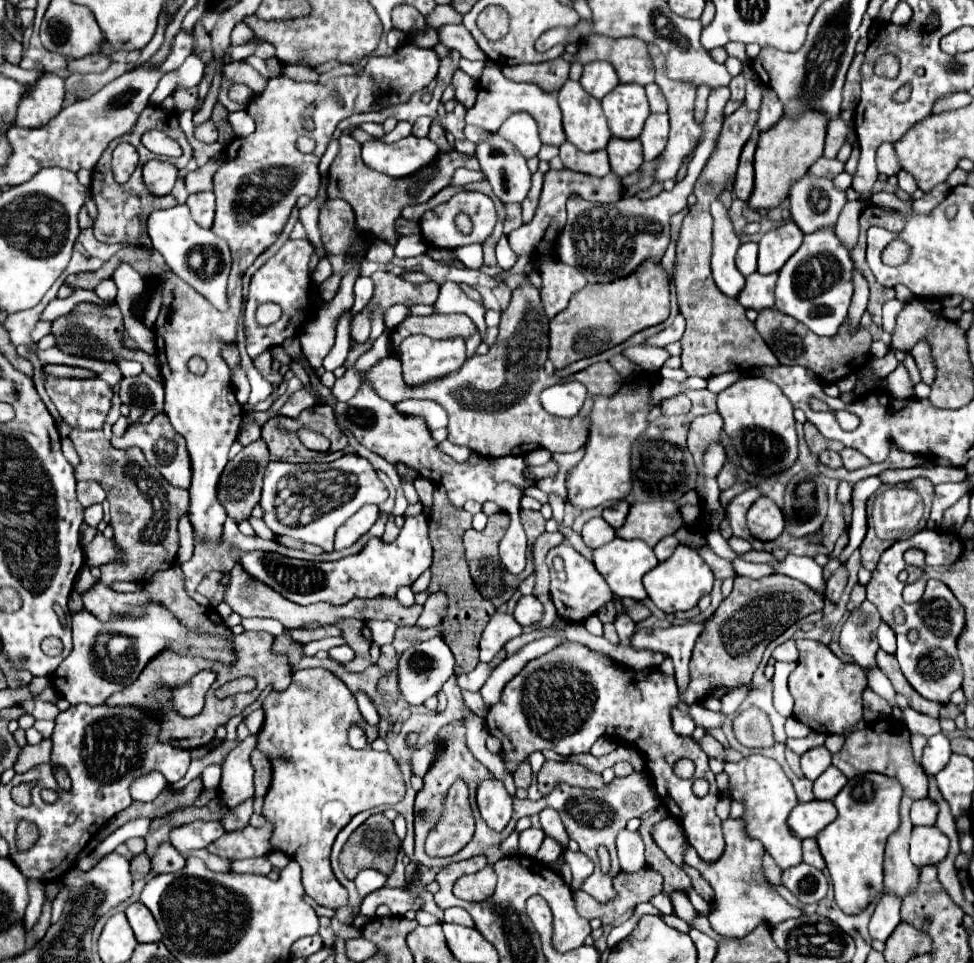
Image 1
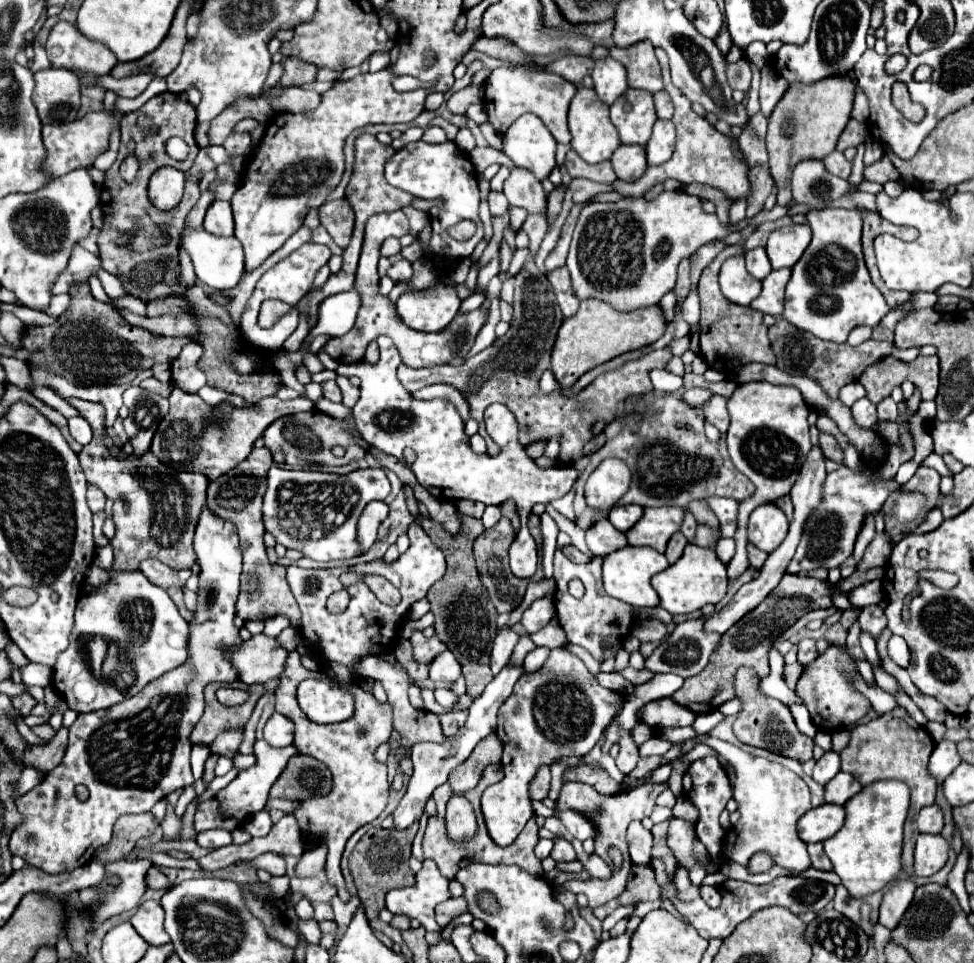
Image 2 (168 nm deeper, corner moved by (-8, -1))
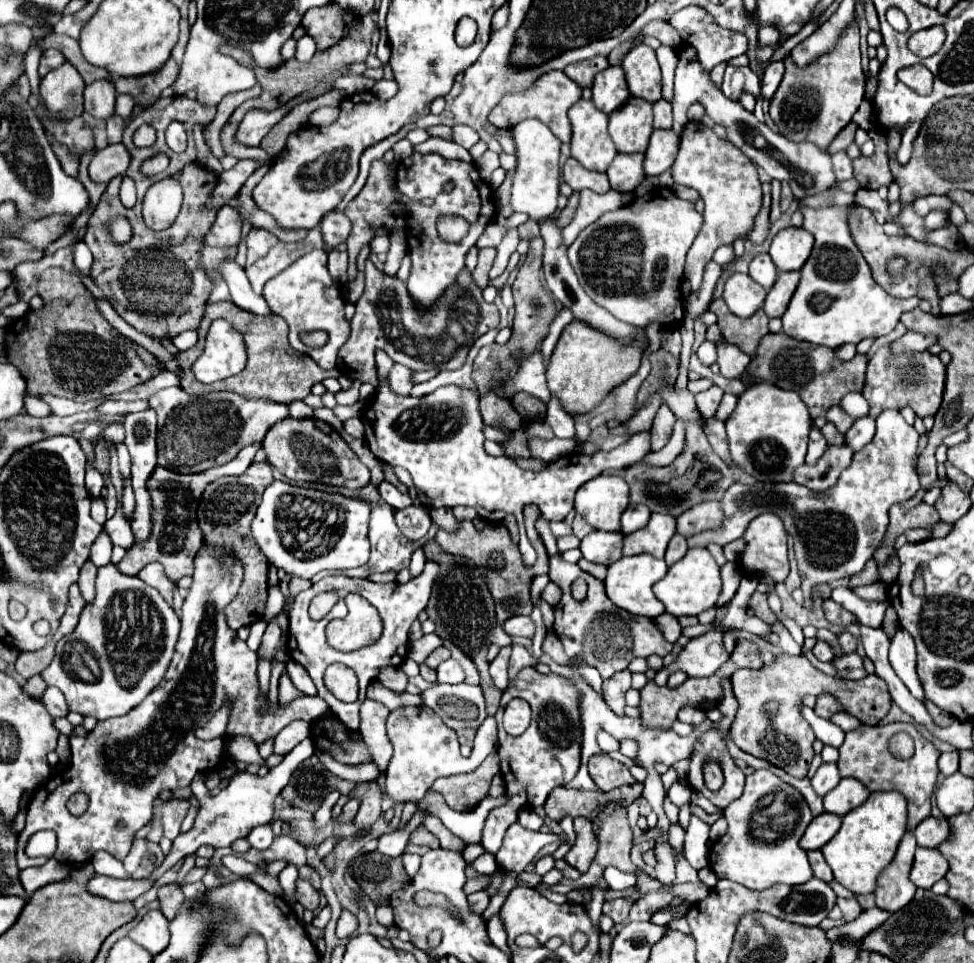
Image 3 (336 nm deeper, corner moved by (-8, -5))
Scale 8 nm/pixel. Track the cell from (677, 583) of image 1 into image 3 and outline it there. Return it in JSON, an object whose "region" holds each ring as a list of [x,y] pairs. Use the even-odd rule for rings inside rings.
{"region":[[[693,547],[679,559],[675,565],[669,567],[667,575],[653,585],[653,593],[665,605],[667,613],[681,617],[681,615],[699,615],[711,607],[715,607],[719,593],[721,593],[721,577],[719,567],[711,553],[705,547]]]}

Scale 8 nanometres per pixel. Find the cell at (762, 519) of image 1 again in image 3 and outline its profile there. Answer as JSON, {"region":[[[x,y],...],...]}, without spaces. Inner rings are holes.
{"region":[[[775,513],[755,517],[743,533],[745,551],[739,557],[739,567],[745,575],[769,575],[775,581],[785,581],[789,573],[787,533],[783,521]]]}

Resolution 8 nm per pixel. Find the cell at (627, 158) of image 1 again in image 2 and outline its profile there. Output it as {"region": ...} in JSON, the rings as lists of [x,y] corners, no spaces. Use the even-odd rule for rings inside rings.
{"region":[[[619,145],[611,157],[617,179],[621,181],[637,181],[647,169],[645,147],[641,145]]]}

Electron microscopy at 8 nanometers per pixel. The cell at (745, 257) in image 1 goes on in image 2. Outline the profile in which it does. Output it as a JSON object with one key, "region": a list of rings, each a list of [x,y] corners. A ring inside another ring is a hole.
{"region":[[[755,247],[745,251],[745,261],[747,261],[747,271],[755,279],[765,279],[771,273],[771,263],[767,259],[765,247]]]}

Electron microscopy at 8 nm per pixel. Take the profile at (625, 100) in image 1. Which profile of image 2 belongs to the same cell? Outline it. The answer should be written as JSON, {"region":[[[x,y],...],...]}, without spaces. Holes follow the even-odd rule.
{"region":[[[627,89],[611,105],[611,121],[619,131],[621,143],[645,145],[651,137],[653,123],[657,121],[653,93],[643,89]]]}

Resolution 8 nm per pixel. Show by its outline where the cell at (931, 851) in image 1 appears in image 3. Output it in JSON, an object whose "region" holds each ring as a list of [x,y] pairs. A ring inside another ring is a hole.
{"region":[[[917,847],[913,869],[911,869],[911,881],[917,887],[931,889],[939,879],[947,875],[947,859],[937,849],[925,849]]]}

